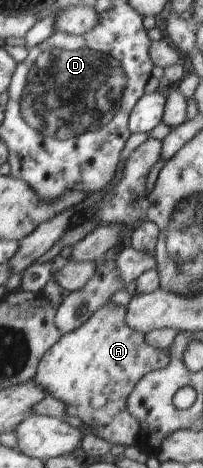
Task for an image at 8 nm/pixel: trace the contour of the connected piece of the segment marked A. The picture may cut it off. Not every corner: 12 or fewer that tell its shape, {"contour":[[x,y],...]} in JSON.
{"contour":[[103,305],[33,381],[112,443],[139,445],[126,403],[169,349]]}

